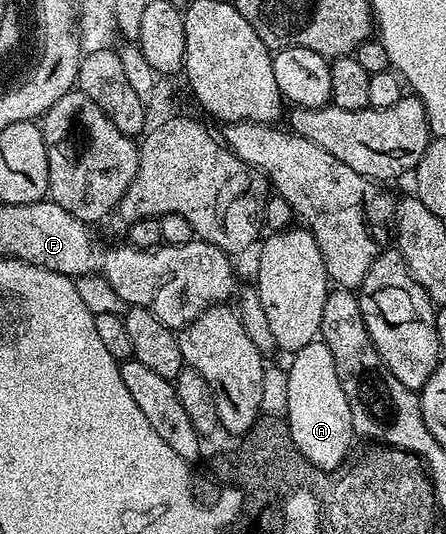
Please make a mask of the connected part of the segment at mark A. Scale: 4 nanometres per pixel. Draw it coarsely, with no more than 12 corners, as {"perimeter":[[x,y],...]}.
{"perimeter":[[323,340],[287,363],[286,421],[318,468],[349,457],[350,404]]}

